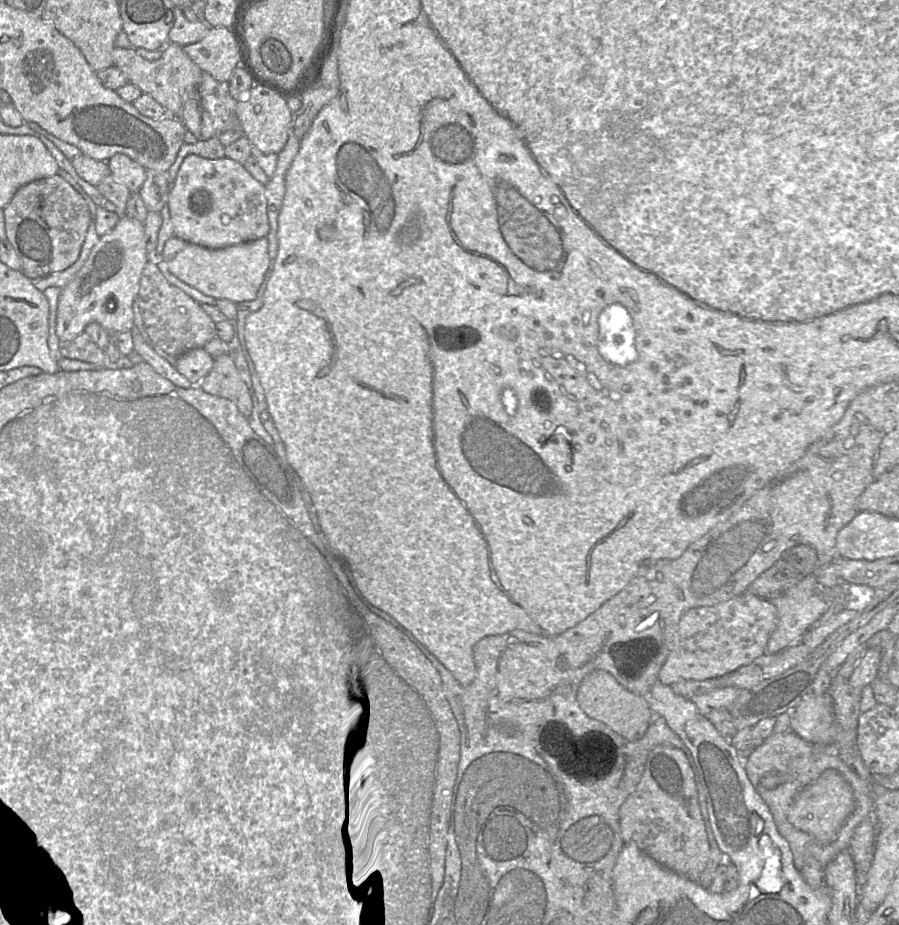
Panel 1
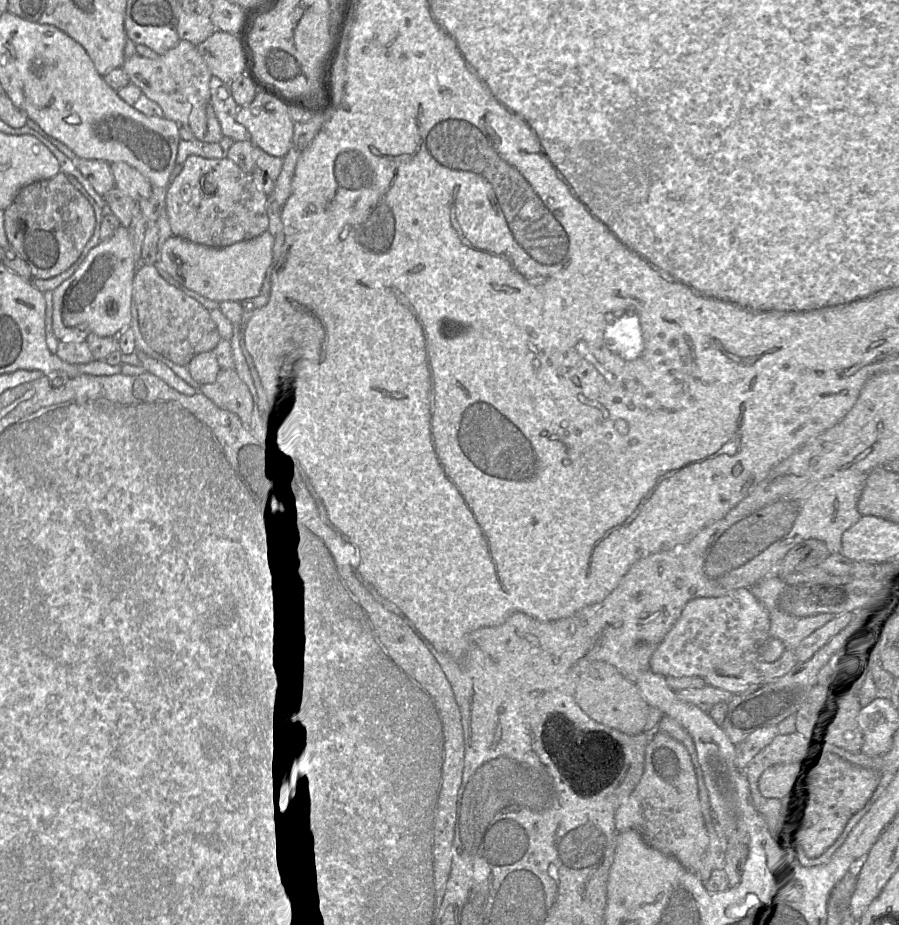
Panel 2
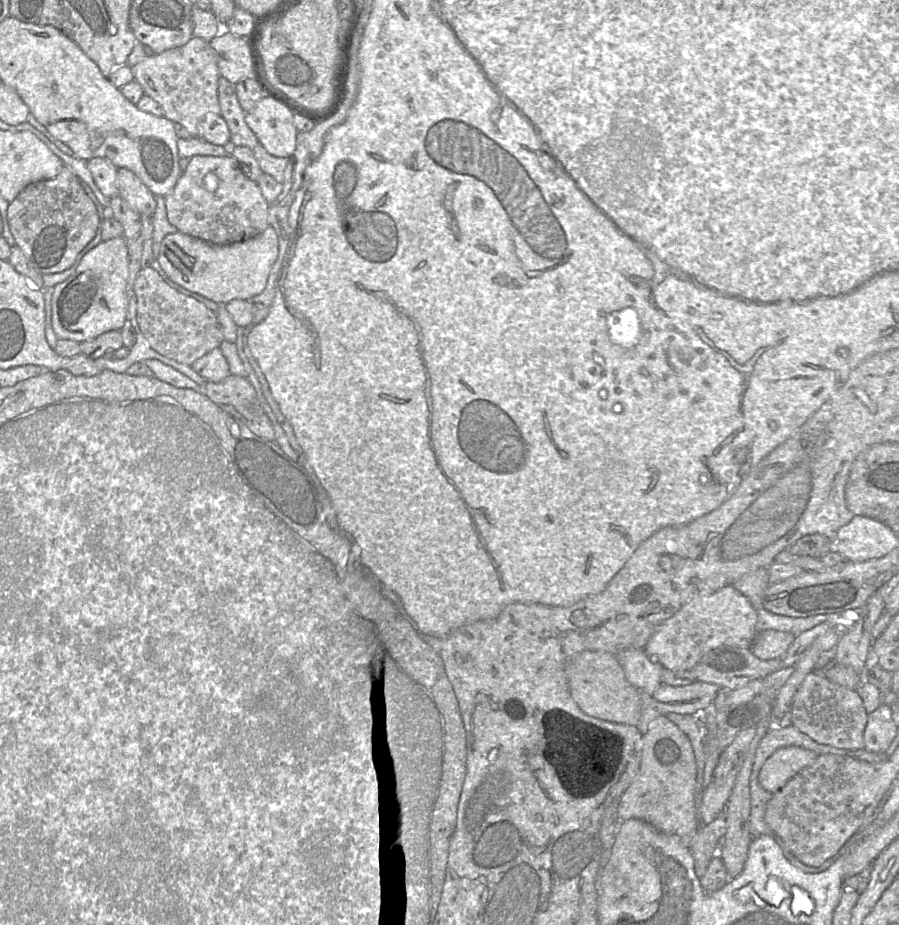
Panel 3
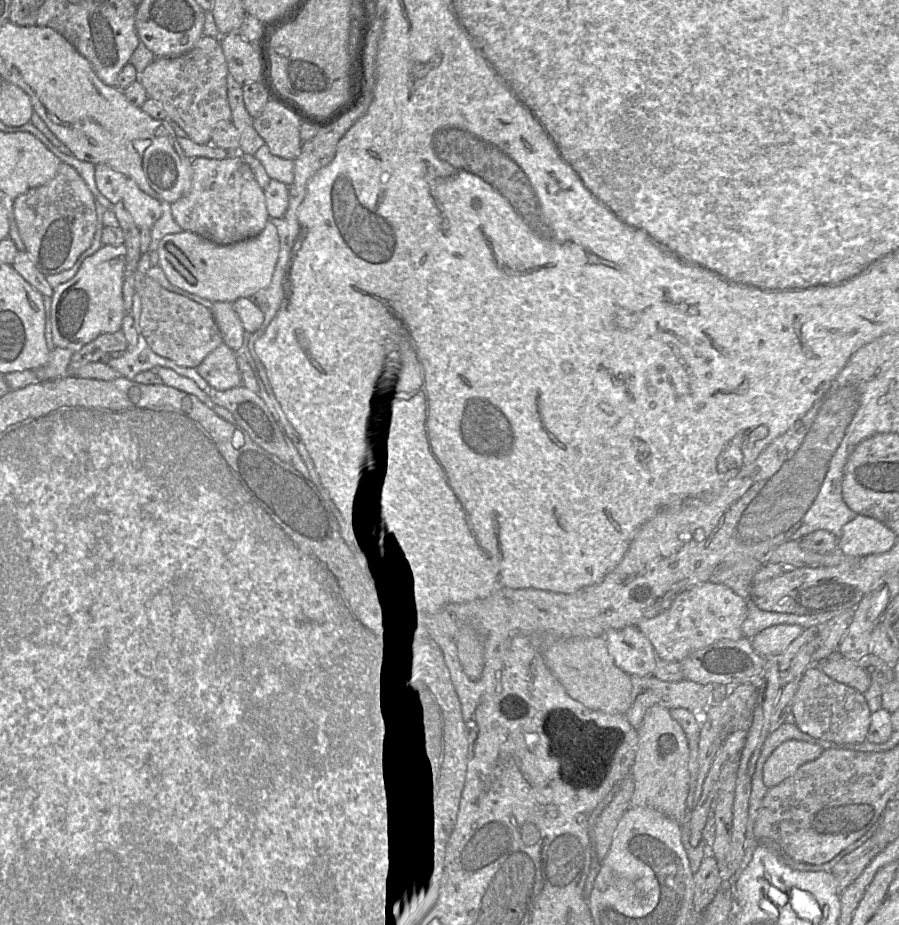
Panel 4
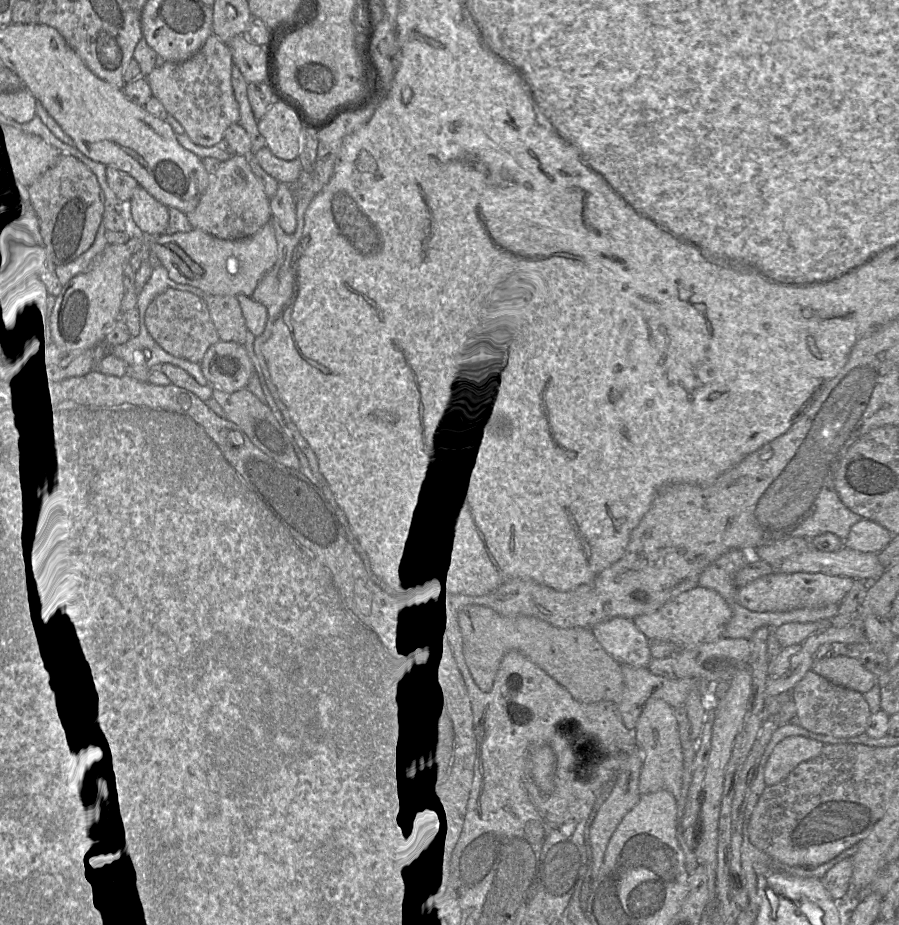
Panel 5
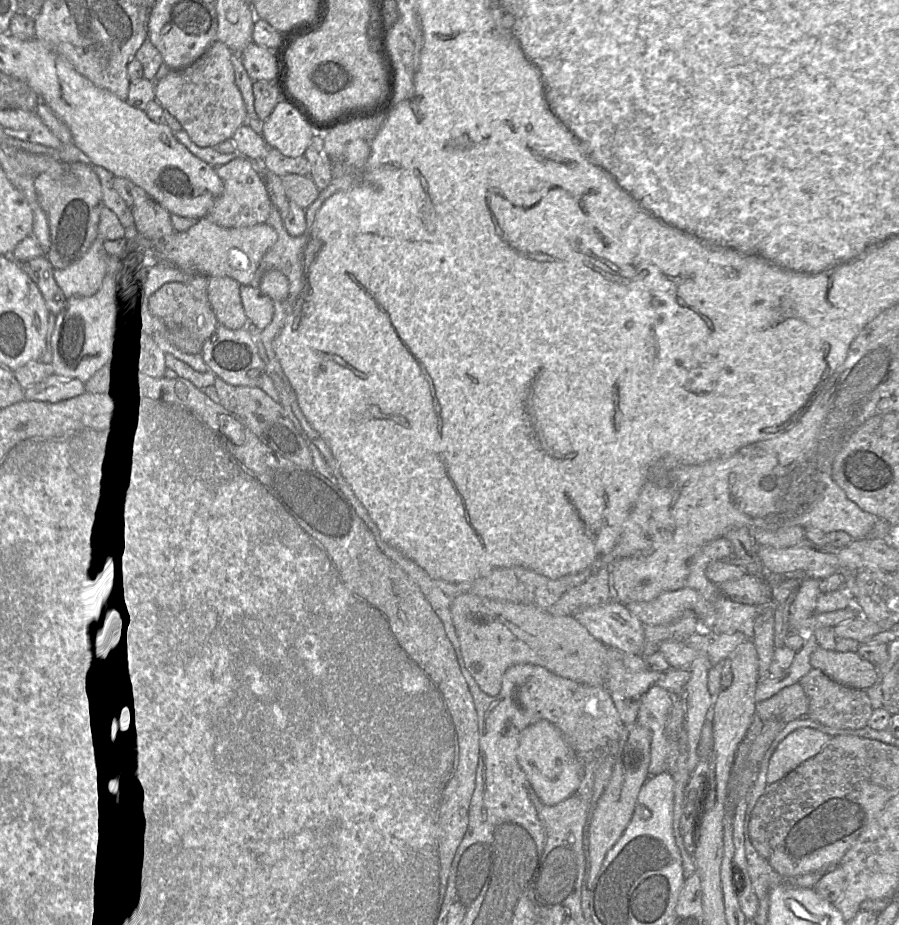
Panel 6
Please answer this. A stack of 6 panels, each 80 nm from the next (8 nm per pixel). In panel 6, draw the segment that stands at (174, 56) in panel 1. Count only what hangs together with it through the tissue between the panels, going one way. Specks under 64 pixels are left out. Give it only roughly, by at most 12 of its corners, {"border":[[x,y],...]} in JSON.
{"border":[[215,41],[155,83],[199,147],[247,120],[232,51]]}

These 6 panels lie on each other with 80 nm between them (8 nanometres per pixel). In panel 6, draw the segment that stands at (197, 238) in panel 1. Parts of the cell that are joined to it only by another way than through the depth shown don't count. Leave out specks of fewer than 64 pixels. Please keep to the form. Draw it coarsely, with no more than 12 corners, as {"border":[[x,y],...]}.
{"border":[[262,161],[213,168],[223,191],[205,218],[224,228],[267,224]]}

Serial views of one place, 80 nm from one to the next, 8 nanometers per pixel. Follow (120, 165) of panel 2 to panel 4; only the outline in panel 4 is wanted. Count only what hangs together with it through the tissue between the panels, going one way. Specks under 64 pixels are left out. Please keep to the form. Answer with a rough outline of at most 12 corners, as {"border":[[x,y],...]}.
{"border":[[125,178],[121,202],[140,230],[161,216],[160,201]]}

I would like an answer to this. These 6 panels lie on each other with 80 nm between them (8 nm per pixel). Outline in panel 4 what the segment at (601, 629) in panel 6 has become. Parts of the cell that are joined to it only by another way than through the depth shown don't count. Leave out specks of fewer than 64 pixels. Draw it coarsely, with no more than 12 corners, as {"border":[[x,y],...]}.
{"border":[[638,626],[601,637],[625,673],[653,675],[658,657]]}

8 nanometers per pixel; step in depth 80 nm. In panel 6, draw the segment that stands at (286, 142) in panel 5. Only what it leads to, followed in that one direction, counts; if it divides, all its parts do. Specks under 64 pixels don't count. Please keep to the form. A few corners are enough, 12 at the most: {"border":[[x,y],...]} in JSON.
{"border":[[280,101],[263,121],[270,148],[304,155],[313,136],[300,114]]}

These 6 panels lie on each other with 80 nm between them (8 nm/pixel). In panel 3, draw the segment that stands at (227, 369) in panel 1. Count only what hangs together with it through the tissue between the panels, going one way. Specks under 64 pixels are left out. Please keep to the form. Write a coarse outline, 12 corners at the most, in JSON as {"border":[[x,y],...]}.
{"border":[[248,379],[207,382],[217,405],[231,405],[255,435],[275,441],[271,420]]}

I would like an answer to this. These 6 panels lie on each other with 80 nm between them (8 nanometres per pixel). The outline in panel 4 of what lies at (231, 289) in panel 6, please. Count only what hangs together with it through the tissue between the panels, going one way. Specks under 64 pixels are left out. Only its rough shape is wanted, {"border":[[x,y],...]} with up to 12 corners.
{"border":[[214,302],[210,310],[223,342],[243,345],[245,329],[231,302]]}

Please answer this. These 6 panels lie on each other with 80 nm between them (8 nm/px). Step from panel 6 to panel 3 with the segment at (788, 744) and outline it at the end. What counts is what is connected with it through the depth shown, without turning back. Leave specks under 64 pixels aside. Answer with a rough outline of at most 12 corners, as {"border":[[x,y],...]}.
{"border":[[780,748],[763,764],[759,782],[775,794],[802,769],[815,752]]}

